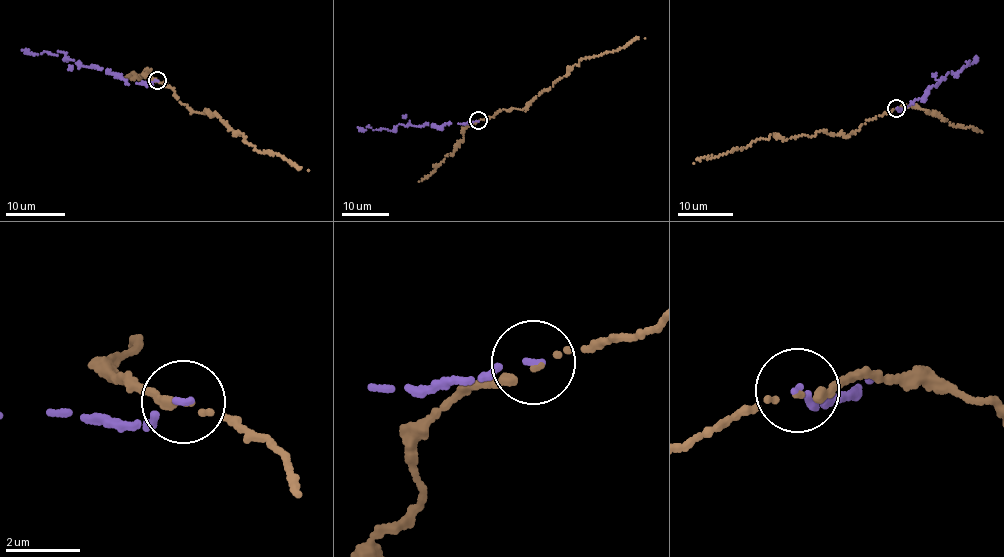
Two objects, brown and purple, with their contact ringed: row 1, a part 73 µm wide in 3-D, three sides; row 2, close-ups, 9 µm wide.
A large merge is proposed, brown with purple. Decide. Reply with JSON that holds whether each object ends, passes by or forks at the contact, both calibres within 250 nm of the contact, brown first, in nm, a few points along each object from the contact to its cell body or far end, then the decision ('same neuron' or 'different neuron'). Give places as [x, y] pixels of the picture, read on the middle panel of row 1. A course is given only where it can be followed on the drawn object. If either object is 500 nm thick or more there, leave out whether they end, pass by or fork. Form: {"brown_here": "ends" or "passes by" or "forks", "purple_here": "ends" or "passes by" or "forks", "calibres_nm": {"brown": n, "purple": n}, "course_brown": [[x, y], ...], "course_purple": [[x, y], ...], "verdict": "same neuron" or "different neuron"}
{"brown_here": "ends", "purple_here": "ends", "calibres_nm": {"brown": 240, "purple": 130}, "course_brown": [[479, 120], [502, 110], [523, 110], [581, 59], [619, 50], [637, 38], [645, 39]], "course_purple": [[478, 120], [438, 127], [399, 125], [393, 131], [357, 127]], "verdict": "different neuron"}

